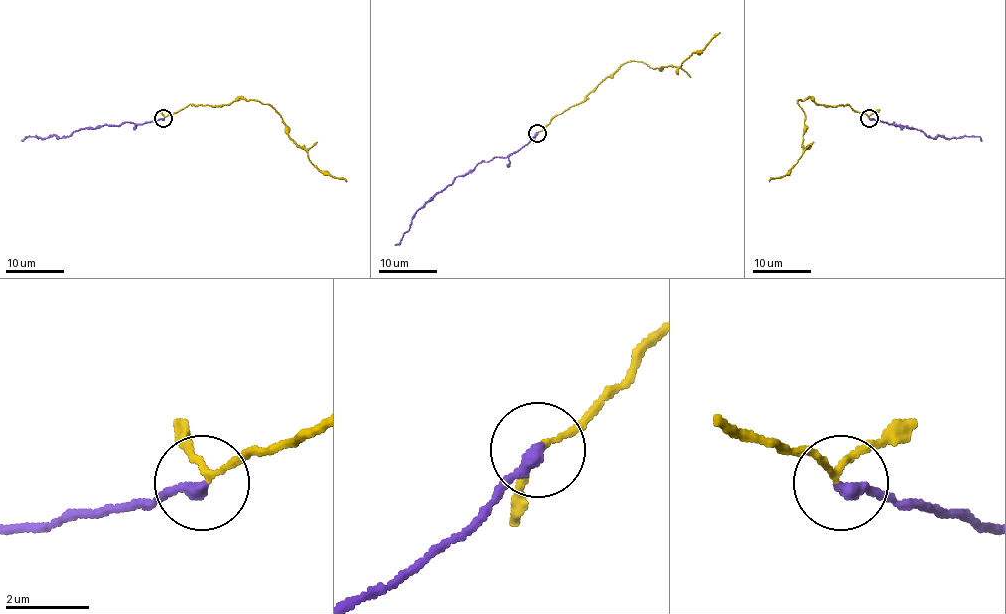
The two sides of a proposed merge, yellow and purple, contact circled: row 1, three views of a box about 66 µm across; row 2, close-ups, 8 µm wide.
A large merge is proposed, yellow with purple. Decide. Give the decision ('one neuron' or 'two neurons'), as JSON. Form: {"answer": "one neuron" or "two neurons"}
{"answer": "one neuron"}

